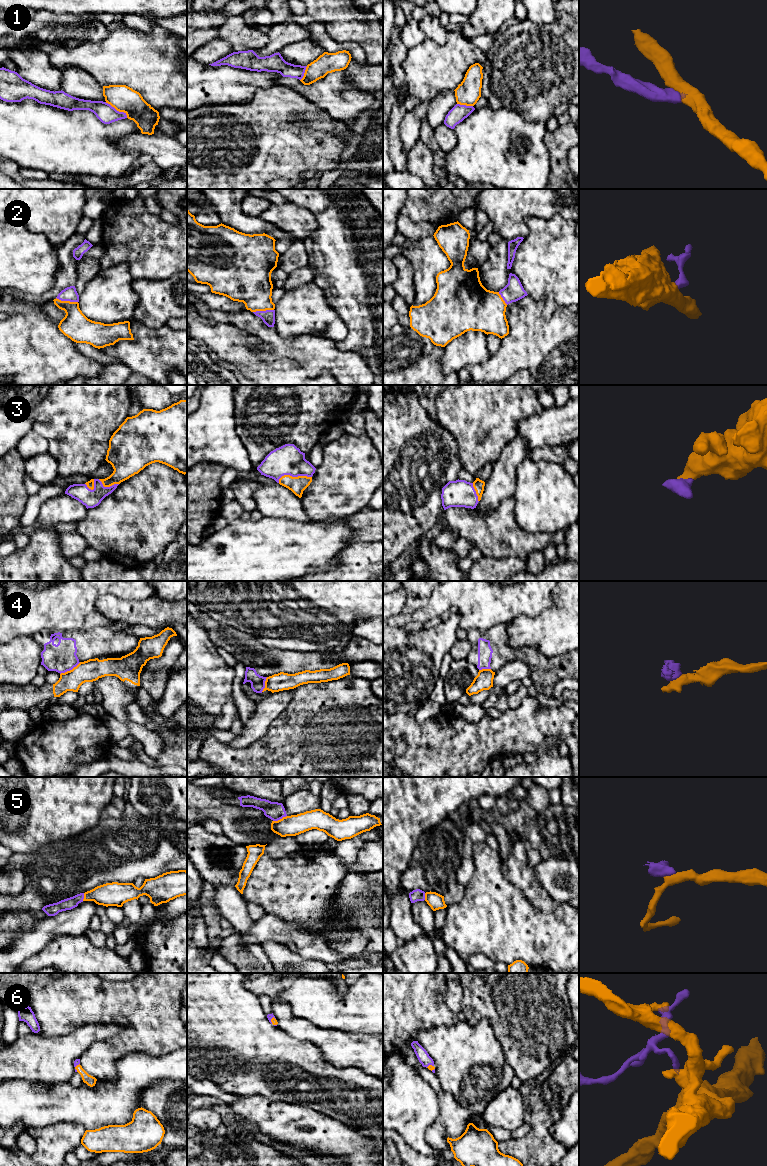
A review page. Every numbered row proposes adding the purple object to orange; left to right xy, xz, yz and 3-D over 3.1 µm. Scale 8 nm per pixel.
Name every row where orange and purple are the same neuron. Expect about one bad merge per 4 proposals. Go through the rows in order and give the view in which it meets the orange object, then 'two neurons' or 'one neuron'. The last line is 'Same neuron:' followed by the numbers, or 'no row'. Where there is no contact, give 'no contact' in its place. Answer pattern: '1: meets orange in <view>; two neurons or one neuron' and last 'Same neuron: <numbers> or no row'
1: meets orange in xy; two neurons
2: meets orange in xy; one neuron
3: meets orange in xz; one neuron
4: meets orange in xy; two neurons
5: meets orange in xz; one neuron
6: meets orange in xz; one neuron
Same neuron: 2, 3, 5, 6

